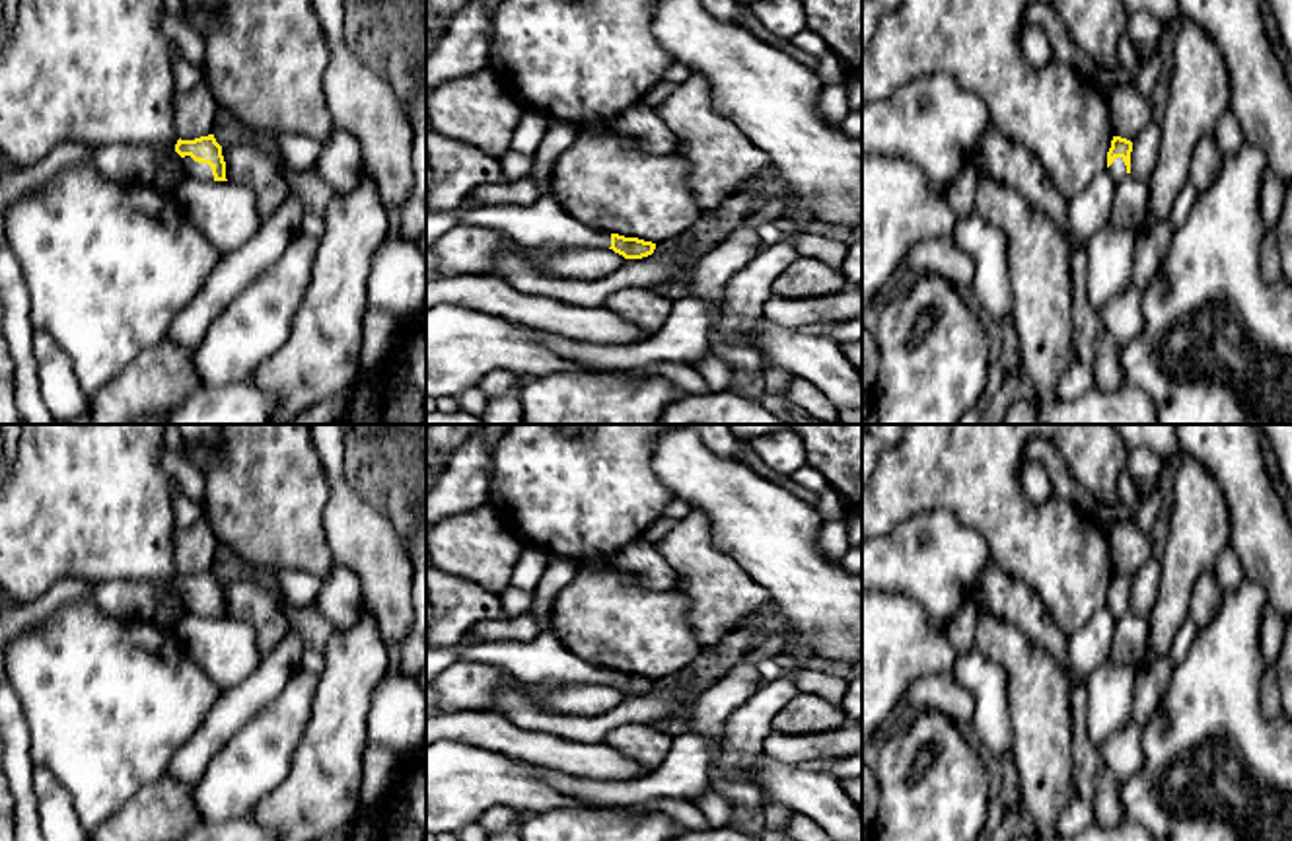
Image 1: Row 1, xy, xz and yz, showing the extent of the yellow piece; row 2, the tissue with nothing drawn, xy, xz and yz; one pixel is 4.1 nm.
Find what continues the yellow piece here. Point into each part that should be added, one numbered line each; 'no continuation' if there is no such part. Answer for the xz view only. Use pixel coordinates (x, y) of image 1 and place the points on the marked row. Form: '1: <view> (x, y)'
1: xz (545, 224)

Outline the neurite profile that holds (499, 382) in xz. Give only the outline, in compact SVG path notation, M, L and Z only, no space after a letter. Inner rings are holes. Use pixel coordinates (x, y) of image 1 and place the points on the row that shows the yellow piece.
M494 370L479 384L479 387L488 397L502 397L508 391L512 391L518 384L520 384L520 376L516 376L508 370Z

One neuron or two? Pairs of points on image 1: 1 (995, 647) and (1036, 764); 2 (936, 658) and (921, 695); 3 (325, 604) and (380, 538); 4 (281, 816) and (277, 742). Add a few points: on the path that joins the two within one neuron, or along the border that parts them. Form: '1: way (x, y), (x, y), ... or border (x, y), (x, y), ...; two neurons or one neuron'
1: way (1024, 672), (1036, 684), (1036, 734); one neuron
2: border (950, 670), (921, 674), (909, 686), (899, 707); two neurons
3: border (335, 563), (357, 575), (366, 606); two neurons
4: border (298, 744), (288, 773), (248, 814); two neurons

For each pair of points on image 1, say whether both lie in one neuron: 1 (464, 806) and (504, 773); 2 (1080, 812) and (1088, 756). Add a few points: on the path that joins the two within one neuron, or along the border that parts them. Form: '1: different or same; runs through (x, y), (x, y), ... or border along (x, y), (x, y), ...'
1: same; runs through (473, 797), (495, 779)
2: different; border along (1076, 795), (1090, 806), (1094, 820)

